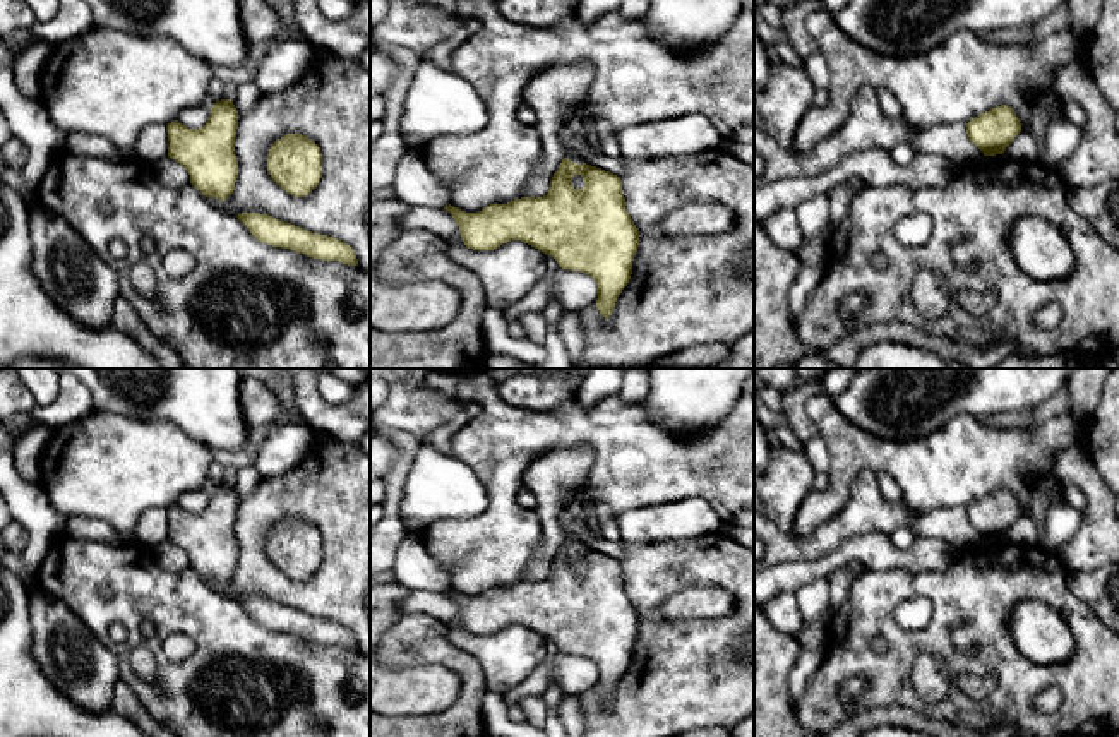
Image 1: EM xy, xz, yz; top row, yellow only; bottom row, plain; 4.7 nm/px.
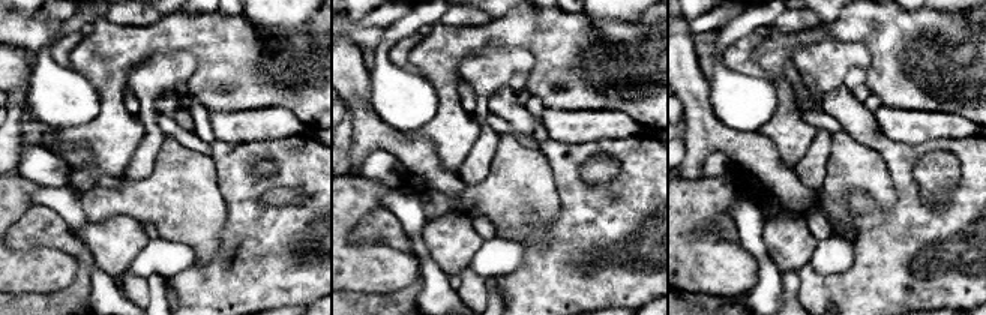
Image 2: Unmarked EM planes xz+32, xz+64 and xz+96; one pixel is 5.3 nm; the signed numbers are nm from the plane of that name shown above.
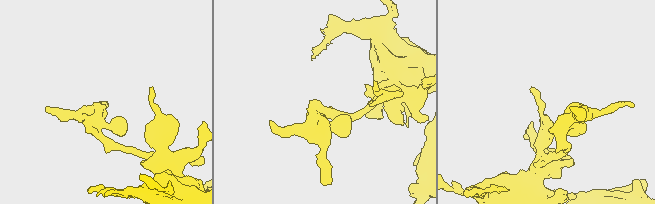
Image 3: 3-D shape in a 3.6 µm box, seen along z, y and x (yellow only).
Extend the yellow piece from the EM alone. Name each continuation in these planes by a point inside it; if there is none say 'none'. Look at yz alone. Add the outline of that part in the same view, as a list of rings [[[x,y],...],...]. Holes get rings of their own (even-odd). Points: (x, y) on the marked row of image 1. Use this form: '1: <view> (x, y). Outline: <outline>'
none

